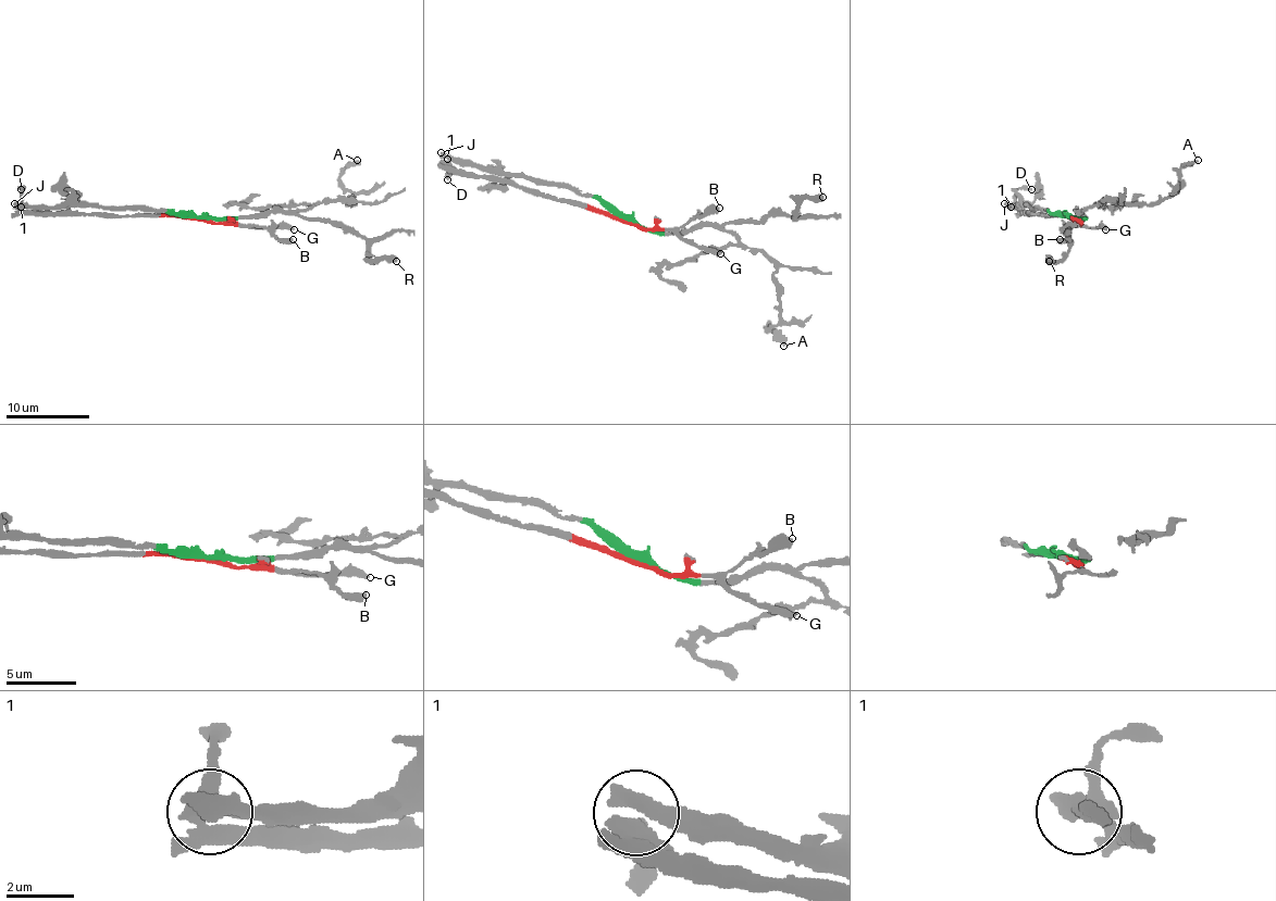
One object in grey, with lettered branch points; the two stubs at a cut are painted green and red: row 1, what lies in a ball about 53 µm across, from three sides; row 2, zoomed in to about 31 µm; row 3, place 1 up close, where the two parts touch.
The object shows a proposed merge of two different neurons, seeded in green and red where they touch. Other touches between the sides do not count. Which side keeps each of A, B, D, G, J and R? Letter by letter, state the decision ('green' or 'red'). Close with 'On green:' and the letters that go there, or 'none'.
A: green
B: red
D: red
G: red
J: green
R: green
On green: A, J, R

